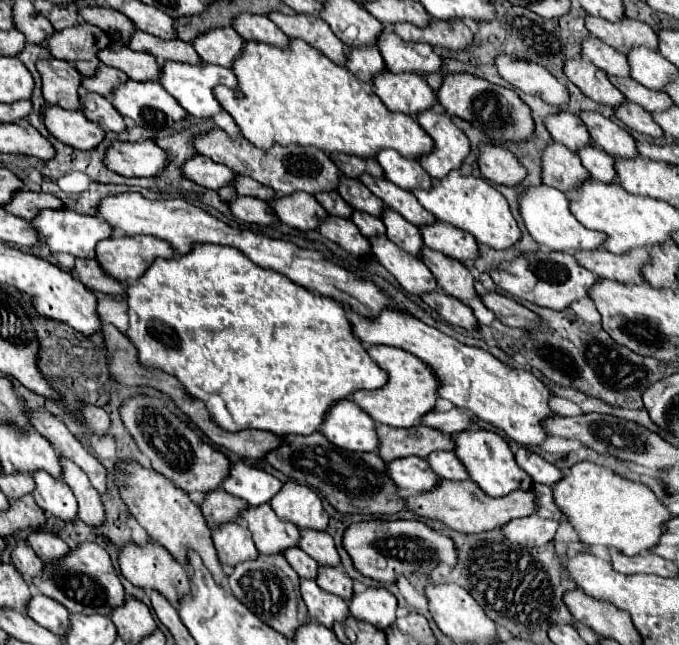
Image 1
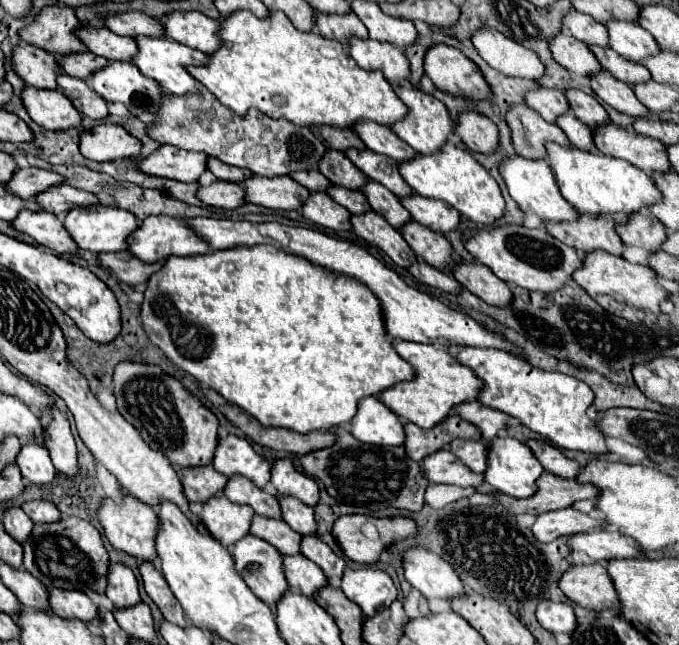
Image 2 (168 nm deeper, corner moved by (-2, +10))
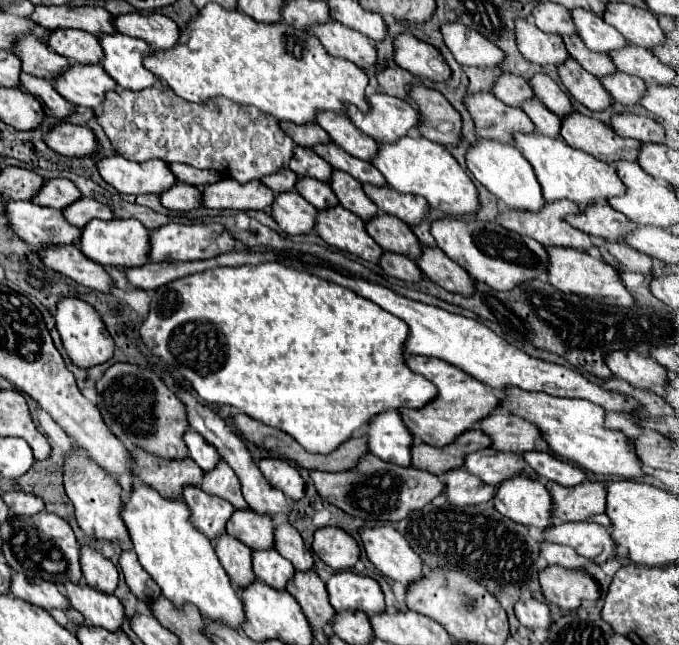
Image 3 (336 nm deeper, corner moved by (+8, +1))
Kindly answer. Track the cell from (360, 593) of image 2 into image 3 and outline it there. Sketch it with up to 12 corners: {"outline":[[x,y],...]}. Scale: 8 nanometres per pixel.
{"outline":[[336,572],[326,582],[336,610],[376,616],[384,594],[376,580]]}

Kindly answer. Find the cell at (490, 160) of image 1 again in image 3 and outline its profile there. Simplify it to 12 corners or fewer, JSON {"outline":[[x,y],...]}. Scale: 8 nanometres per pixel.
{"outline":[[438,90],[410,96],[424,138],[442,146],[462,140],[462,116]]}

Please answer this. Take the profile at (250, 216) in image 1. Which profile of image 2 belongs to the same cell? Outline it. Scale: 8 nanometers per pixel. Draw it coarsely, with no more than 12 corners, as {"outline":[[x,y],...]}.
{"outline":[[214,181],[200,187],[204,205],[234,209],[246,203],[238,183]]}

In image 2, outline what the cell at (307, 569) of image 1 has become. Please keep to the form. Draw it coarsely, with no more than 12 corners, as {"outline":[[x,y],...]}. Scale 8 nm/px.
{"outline":[[254,515],[250,533],[282,555],[300,553],[300,533]]}

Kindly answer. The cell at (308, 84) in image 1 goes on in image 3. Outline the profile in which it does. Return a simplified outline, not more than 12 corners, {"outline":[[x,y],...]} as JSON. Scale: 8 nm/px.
{"outline":[[204,6],[146,68],[278,122],[368,112],[368,76],[290,24]]}

